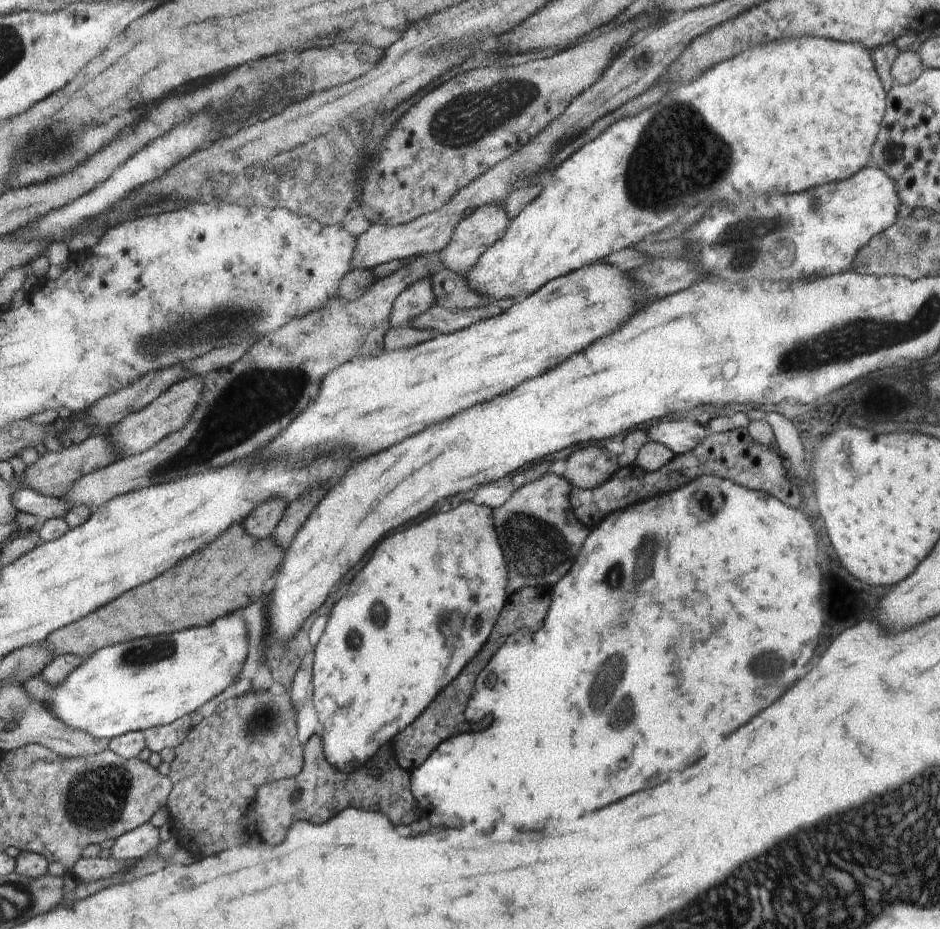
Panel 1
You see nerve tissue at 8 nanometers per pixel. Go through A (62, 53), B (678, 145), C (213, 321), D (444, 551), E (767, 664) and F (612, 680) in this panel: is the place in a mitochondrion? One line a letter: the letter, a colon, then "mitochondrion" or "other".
A: other
B: mitochondrion
C: mitochondrion
D: other
E: mitochondrion
F: mitochondrion

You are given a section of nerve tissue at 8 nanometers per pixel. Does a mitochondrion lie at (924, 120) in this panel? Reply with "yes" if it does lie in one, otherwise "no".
no

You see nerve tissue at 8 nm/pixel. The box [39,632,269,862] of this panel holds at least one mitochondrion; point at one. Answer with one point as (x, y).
(93, 808)

